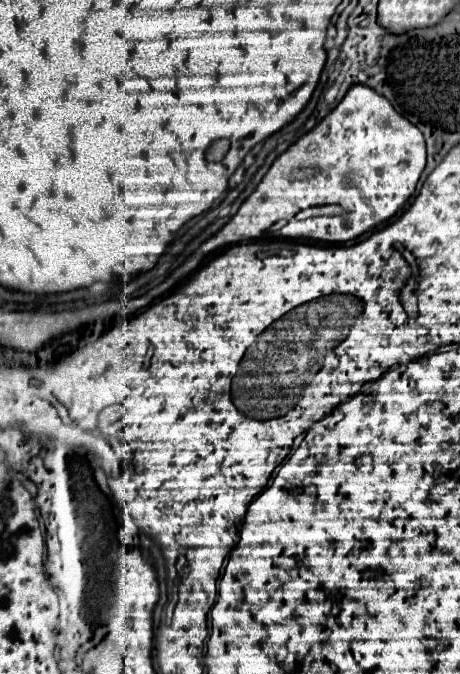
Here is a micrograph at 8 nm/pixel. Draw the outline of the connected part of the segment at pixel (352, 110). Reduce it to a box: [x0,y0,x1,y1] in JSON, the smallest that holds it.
[125,84,427,314]

